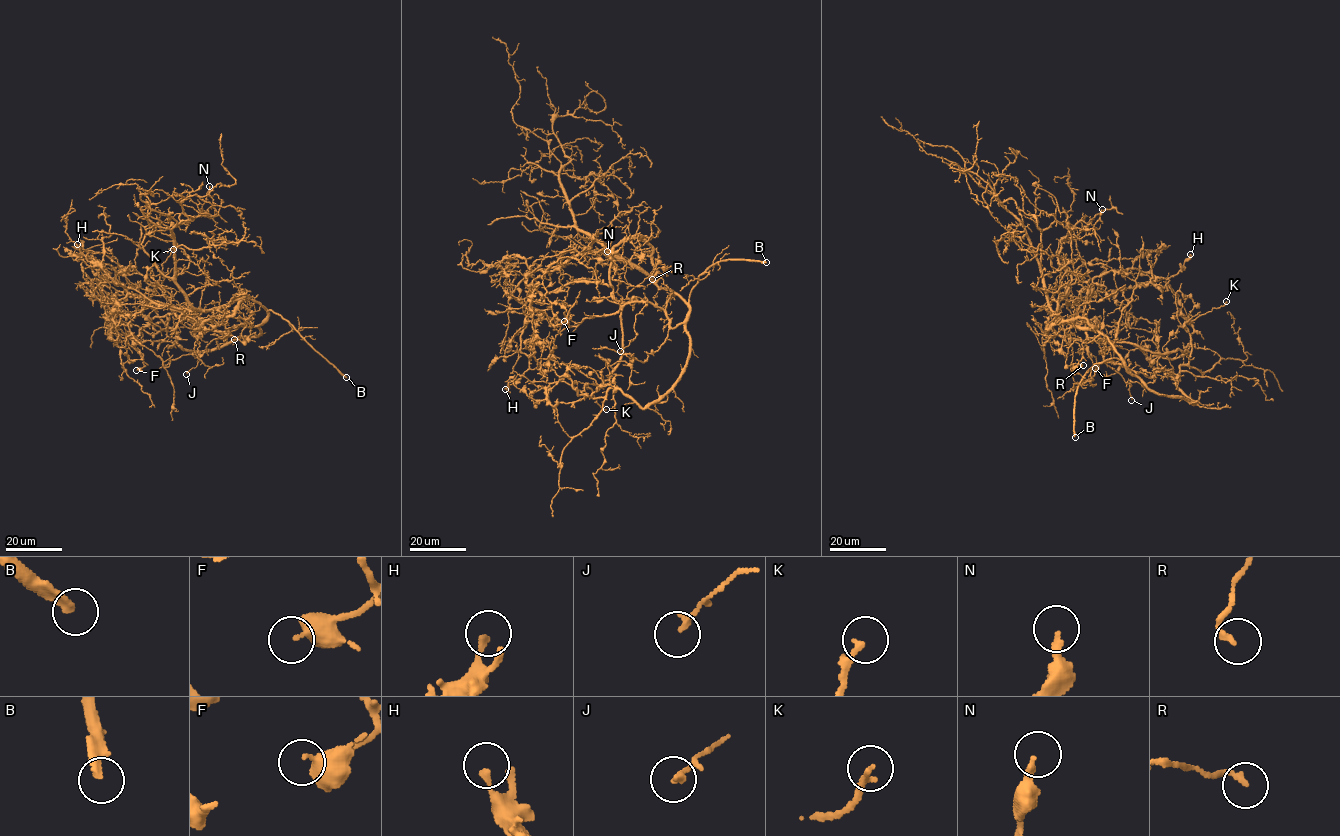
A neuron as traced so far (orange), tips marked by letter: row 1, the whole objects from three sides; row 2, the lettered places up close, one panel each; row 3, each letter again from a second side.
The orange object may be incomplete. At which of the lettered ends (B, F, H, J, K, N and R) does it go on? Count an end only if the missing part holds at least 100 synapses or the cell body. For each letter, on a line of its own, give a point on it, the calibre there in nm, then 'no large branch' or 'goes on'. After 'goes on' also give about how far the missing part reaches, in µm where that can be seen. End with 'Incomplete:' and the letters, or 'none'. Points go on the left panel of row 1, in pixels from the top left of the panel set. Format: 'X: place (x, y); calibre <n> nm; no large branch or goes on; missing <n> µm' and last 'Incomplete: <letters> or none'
B: place (346, 377); calibre 300 nm; goes on; missing 60 µm
F: place (136, 370); calibre 320 nm; no large branch
H: place (77, 244); calibre 180 nm; no large branch
J: place (186, 374); calibre 180 nm; no large branch
K: place (173, 249); calibre 200 nm; no large branch
N: place (209, 186); calibre 240 nm; no large branch
R: place (234, 339); calibre 190 nm; no large branch
Incomplete: B

